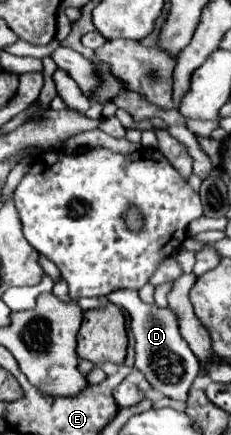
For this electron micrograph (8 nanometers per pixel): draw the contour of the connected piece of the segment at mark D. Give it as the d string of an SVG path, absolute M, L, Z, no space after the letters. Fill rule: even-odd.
M128 289L110 293L108 299L110 299L110 303L124 307L132 317L132 333L136 339L134 367L138 371L142 371L146 381L154 389L158 389L162 395L166 395L170 399L186 401L188 389L190 389L194 377L198 375L200 361L196 359L196 355L190 351L188 343L180 335L176 311L170 307L158 307L156 303L148 305L138 297L138 291L128 291Z

